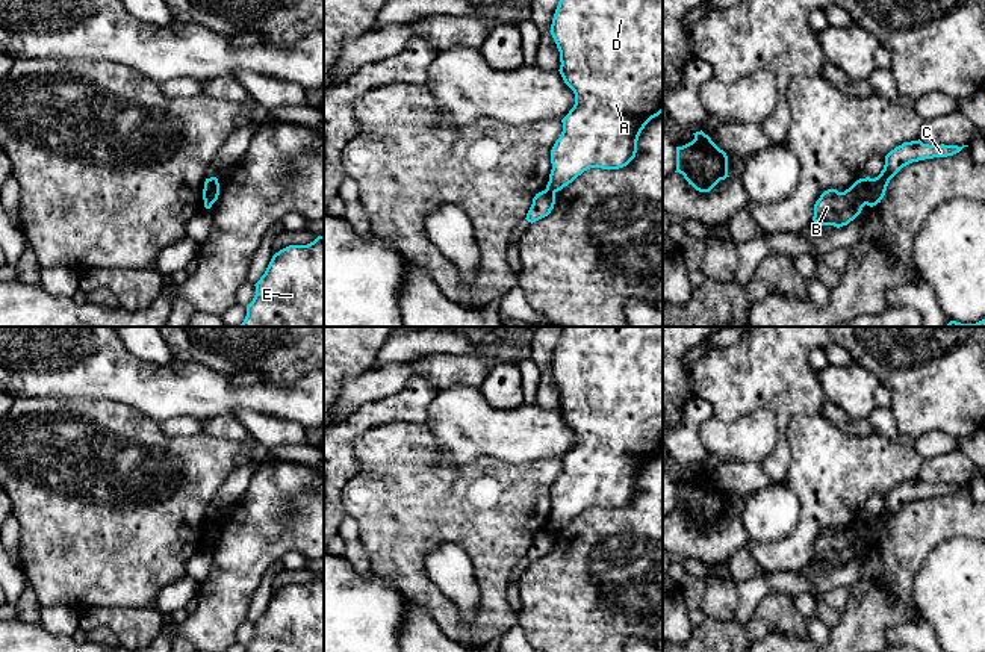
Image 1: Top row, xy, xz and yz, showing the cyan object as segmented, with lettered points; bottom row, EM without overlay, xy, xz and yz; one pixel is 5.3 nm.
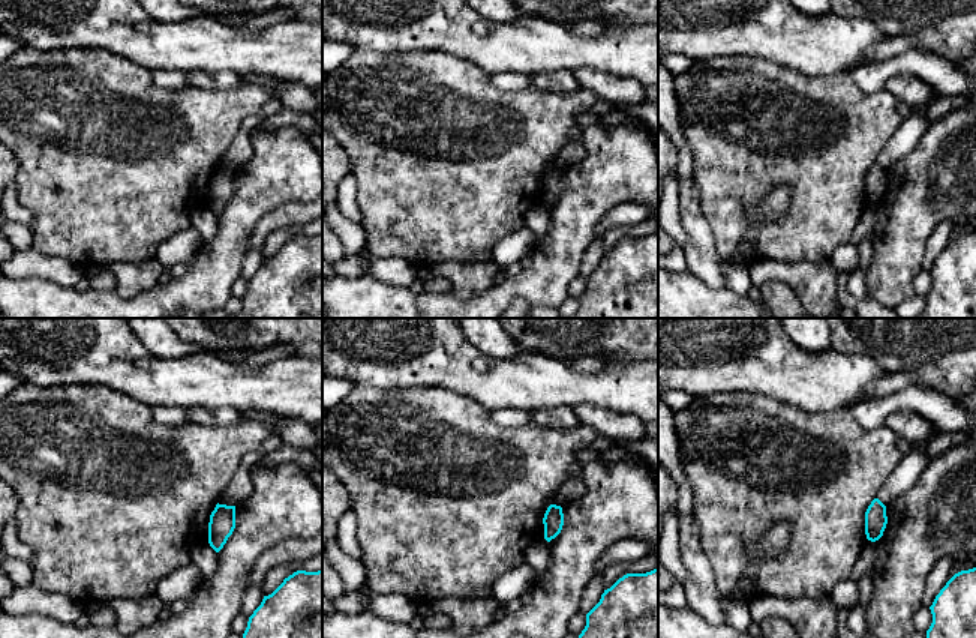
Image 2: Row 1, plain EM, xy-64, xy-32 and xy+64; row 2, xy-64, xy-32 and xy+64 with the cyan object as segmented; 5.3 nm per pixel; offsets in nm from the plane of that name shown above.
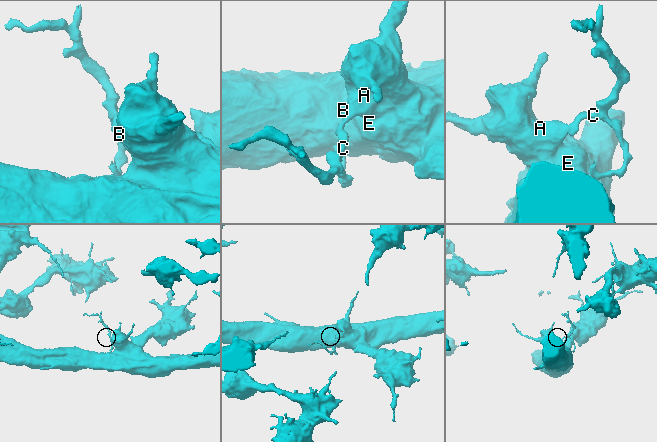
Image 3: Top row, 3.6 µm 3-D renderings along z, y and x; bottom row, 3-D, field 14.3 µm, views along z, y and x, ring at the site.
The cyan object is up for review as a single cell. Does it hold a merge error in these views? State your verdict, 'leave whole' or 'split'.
split

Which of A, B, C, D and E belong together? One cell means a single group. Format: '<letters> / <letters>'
A B D E / C

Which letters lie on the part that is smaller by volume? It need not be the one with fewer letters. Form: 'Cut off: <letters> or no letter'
Cut off: C

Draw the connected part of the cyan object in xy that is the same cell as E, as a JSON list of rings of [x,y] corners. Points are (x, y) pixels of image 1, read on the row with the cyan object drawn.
[[[324,236],[275,253],[238,327],[324,327]]]

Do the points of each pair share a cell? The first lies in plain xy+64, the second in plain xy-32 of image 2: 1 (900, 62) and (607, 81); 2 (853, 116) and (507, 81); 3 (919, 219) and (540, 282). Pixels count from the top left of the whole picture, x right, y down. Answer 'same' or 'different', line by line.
1: same
2: different
3: same

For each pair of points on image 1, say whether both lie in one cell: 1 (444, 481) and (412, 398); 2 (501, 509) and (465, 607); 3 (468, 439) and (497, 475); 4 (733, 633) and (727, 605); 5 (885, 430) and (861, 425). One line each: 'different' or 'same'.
1: different
2: different
3: different
4: different
5: different

